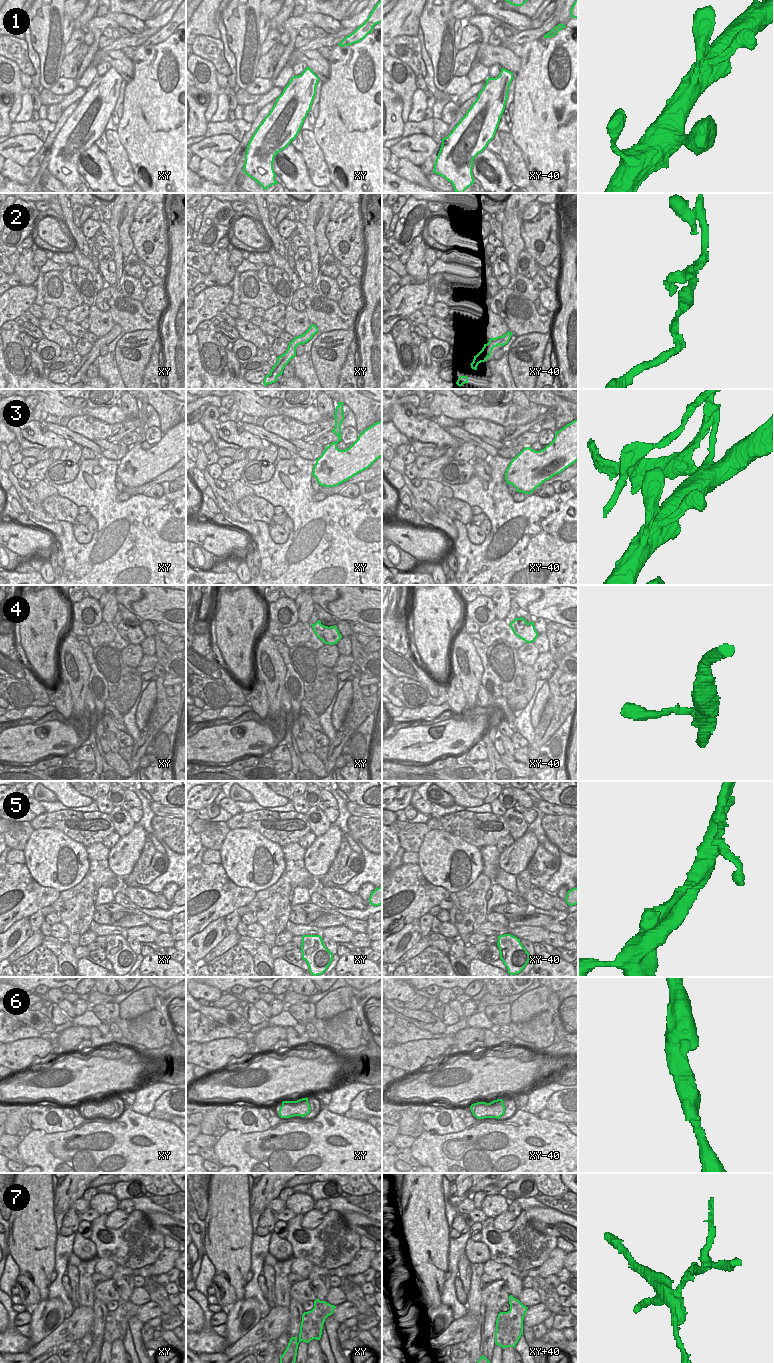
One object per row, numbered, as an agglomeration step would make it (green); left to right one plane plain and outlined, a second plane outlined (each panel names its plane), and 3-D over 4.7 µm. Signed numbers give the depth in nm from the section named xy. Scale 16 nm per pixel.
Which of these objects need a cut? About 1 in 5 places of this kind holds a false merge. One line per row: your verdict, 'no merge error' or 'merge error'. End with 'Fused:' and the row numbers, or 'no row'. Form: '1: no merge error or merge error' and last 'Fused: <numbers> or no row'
1: no merge error
2: no merge error
3: merge error
4: no merge error
5: no merge error
6: no merge error
7: merge error
Fused: 3, 7

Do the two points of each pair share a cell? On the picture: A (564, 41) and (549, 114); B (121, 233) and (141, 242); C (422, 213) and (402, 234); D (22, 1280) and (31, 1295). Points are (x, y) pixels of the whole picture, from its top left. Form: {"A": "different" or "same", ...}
{"A": "same", "B": "different", "C": "same", "D": "same"}

